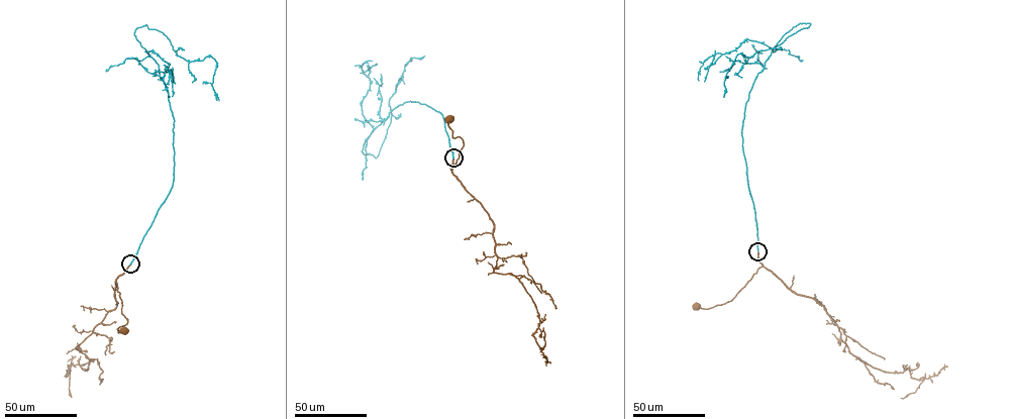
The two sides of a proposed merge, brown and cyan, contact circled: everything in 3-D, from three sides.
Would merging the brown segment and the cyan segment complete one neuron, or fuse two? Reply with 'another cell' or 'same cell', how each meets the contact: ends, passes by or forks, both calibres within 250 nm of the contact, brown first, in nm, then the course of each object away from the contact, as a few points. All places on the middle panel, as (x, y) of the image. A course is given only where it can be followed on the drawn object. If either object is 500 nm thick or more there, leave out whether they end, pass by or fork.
same cell | brown ends | cyan ends | 280/400 nm | brown via (453, 158), (452, 172), (464, 144), (460, 136), (452, 136), (448, 126), (450, 118) | cyan via (453, 158), (442, 114), (410, 101), (383, 118), (362, 150), (379, 154), (404, 66), (424, 56)

